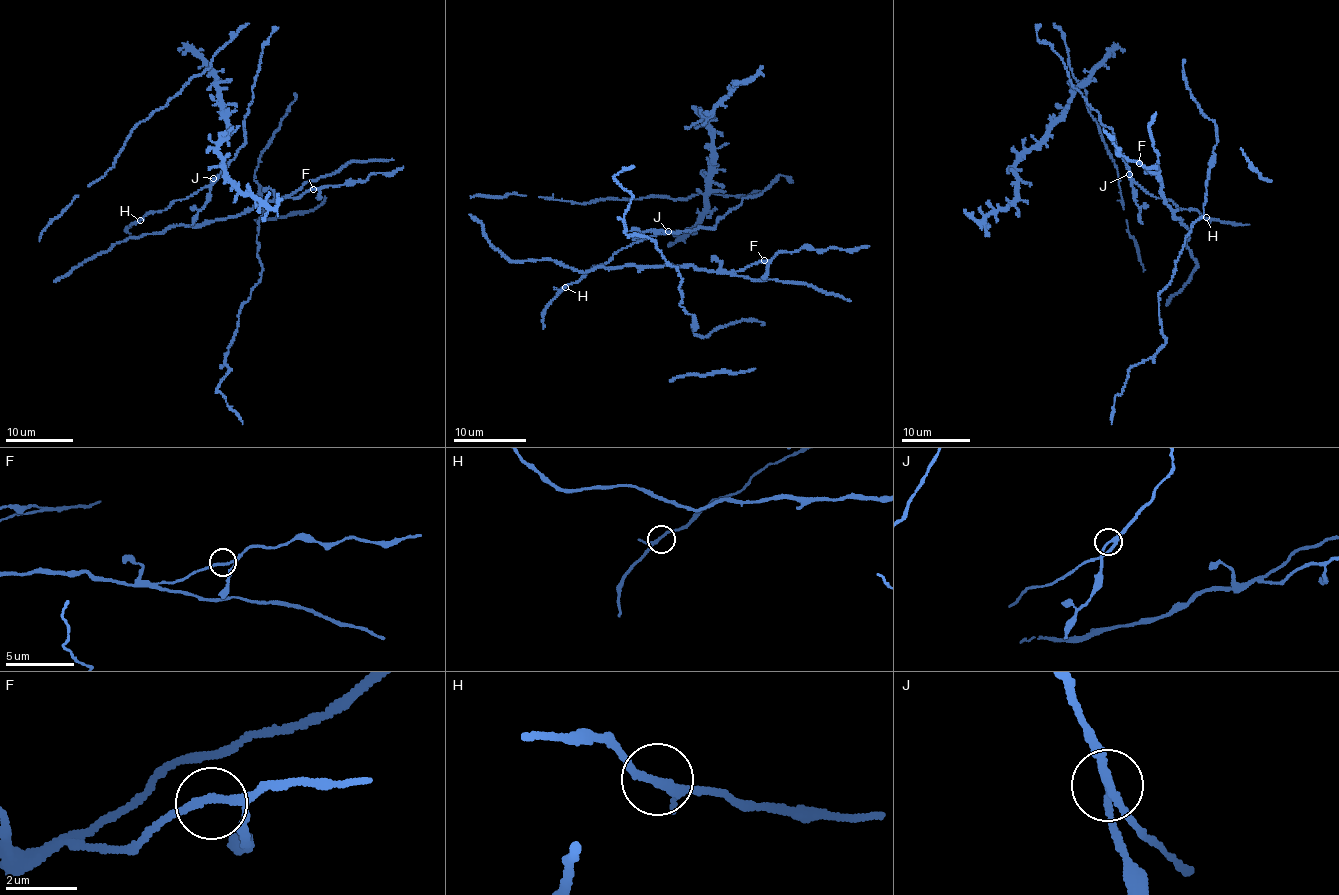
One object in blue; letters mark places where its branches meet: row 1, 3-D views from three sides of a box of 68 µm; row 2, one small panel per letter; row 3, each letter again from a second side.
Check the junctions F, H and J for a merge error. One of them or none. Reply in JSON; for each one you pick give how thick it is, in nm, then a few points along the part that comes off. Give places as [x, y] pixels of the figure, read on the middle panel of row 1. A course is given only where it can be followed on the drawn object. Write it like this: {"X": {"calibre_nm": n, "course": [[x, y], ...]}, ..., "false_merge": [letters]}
{"J": {"calibre_nm": 190, "course": [[668, 231], [630, 230]]}, "false_merge": ["J"]}

